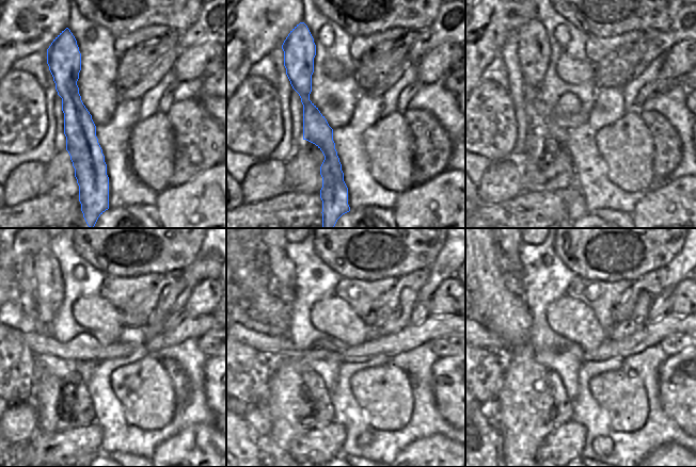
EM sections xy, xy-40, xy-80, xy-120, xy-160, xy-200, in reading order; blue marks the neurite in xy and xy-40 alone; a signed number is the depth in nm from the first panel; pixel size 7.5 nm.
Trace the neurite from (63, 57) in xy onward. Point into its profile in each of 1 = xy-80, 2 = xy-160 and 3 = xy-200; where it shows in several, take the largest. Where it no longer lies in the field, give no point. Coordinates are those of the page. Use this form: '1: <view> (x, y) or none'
1: xy-80 (533, 49)
2: xy-160 (272, 260)
3: xy-200 (507, 250)

